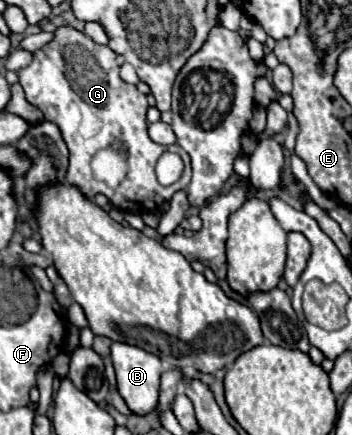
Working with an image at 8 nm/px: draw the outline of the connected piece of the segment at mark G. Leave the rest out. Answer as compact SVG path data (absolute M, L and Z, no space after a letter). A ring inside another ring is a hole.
M59 26L53 32L53 40L41 50L33 52L31 64L21 68L17 76L25 90L27 102L37 106L45 120L57 124L63 134L71 154L67 184L81 190L81 194L87 198L105 194L111 204L123 212L129 210L133 214L145 214L157 210L163 202L171 200L175 192L187 188L191 180L191 162L183 148L161 146L147 136L147 96L141 94L133 84L127 84L119 78L119 64L115 62L115 56L117 54L109 46L95 44L83 32L71 26ZM109 148L125 156L127 162L127 178L119 184L119 188L107 188L105 182L95 180L89 166L97 150ZM163 152L179 154L185 164L183 176L171 184L171 188L163 188L155 178L155 164Z

